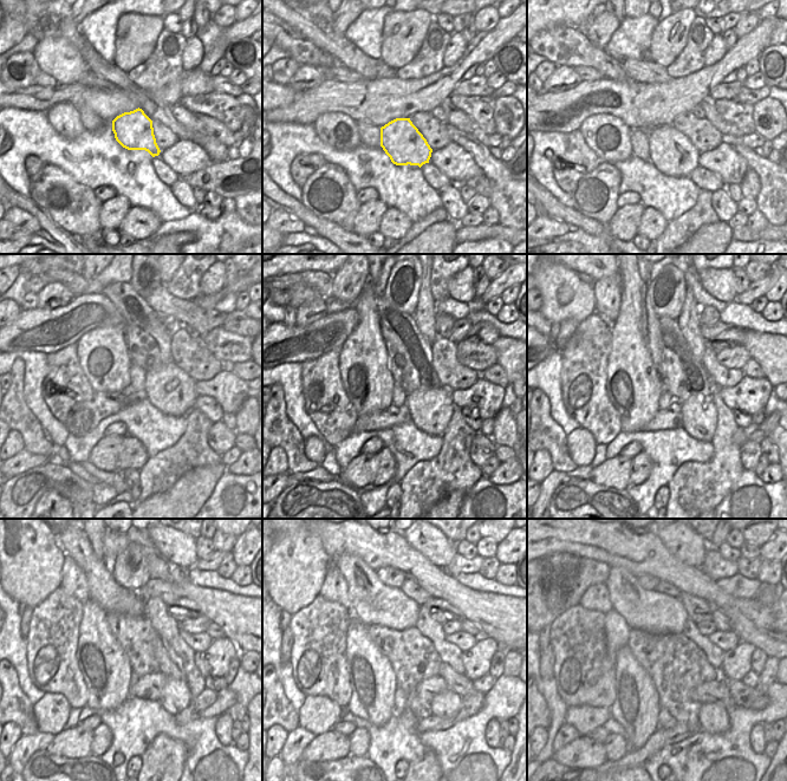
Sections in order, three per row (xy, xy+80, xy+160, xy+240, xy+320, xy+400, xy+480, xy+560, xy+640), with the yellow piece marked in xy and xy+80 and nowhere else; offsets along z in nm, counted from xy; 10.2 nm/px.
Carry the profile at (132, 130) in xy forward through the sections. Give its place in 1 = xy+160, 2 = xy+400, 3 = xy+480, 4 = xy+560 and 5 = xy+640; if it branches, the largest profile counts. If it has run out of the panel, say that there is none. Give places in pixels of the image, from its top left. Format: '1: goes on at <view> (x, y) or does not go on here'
1: goes on at xy+160 (668, 145)
2: goes on at xy+400 (698, 414)
3: goes on at xy+480 (175, 697)
4: goes on at xy+560 (446, 704)
5: goes on at xy+640 (713, 717)

